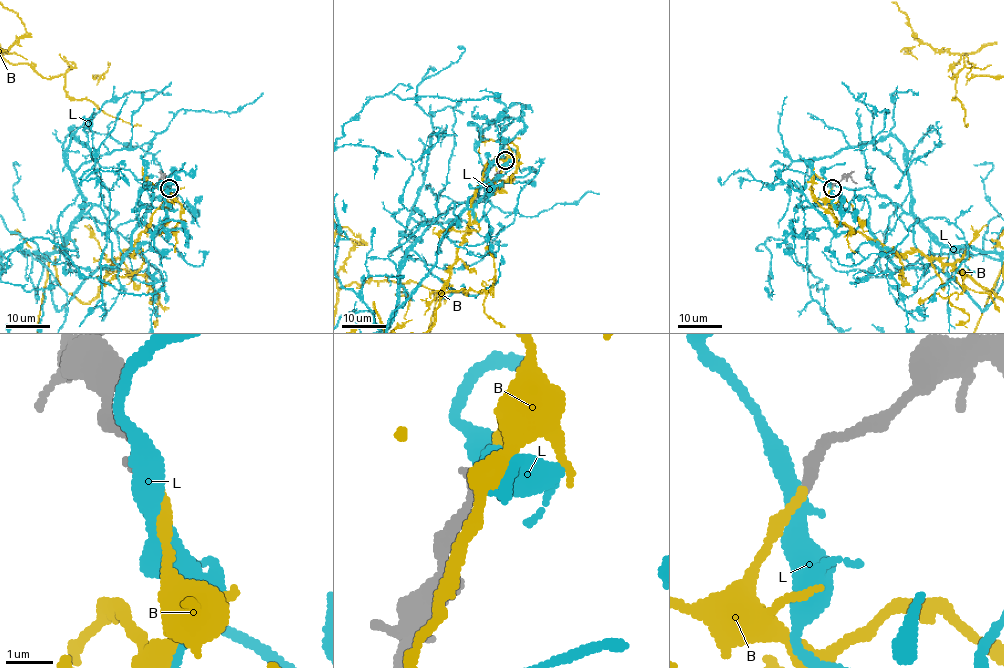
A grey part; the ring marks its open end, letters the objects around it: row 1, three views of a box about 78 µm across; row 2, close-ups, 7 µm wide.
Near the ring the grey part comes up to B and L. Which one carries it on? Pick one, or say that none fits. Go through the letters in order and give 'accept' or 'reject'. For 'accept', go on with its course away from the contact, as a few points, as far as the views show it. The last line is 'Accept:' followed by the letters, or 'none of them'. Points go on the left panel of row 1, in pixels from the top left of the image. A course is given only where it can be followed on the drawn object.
B: accept
L: reject
Accept: B

